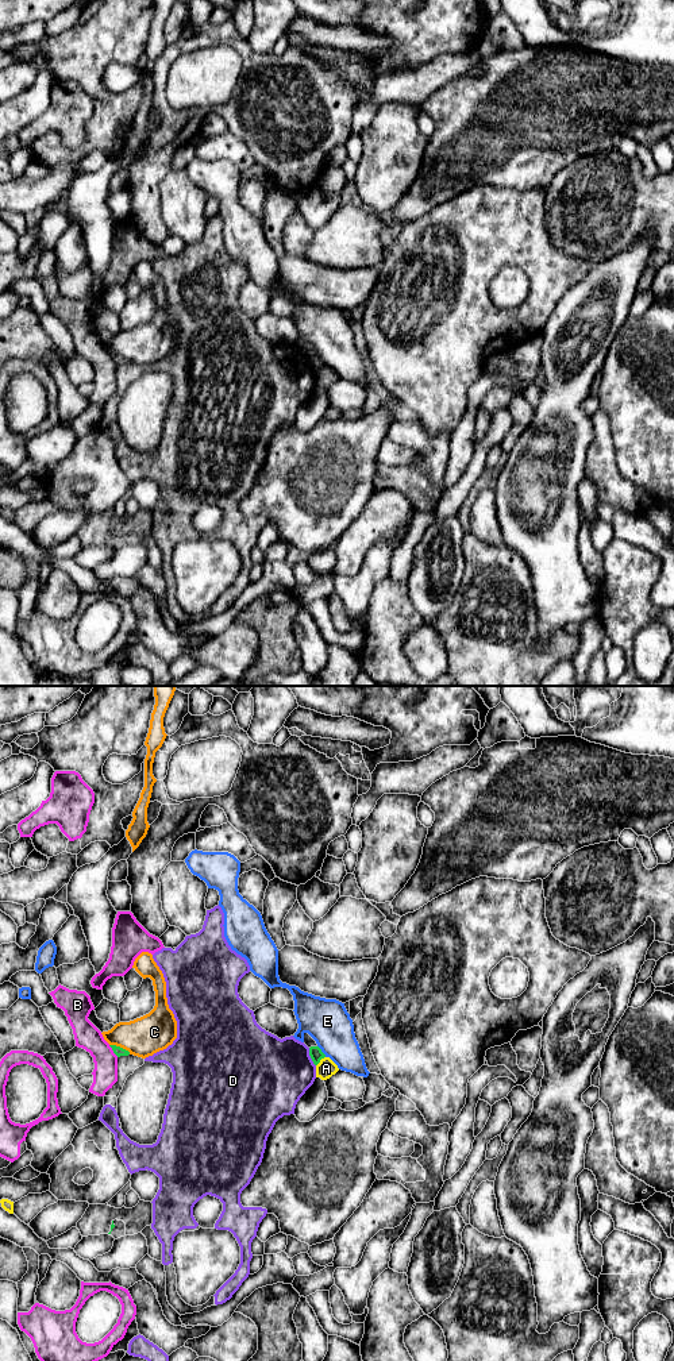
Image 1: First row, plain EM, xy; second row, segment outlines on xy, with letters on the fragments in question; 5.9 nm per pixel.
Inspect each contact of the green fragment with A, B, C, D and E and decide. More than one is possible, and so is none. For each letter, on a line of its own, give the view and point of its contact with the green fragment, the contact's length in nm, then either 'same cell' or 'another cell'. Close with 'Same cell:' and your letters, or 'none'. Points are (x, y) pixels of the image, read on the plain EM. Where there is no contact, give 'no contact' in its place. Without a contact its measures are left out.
A: meets green in xy at (319, 370); contact 80 nm long; another cell
B: meets green in xy at (112, 358); contact 90 nm long; another cell
C: meets green in xy at (119, 355); contact 140 nm long; another cell
D: meets green in xy at (311, 366); contact 120 nm long; another cell
E: meets green in xy at (320, 359); contact 90 nm long; another cell
Same cell: none

